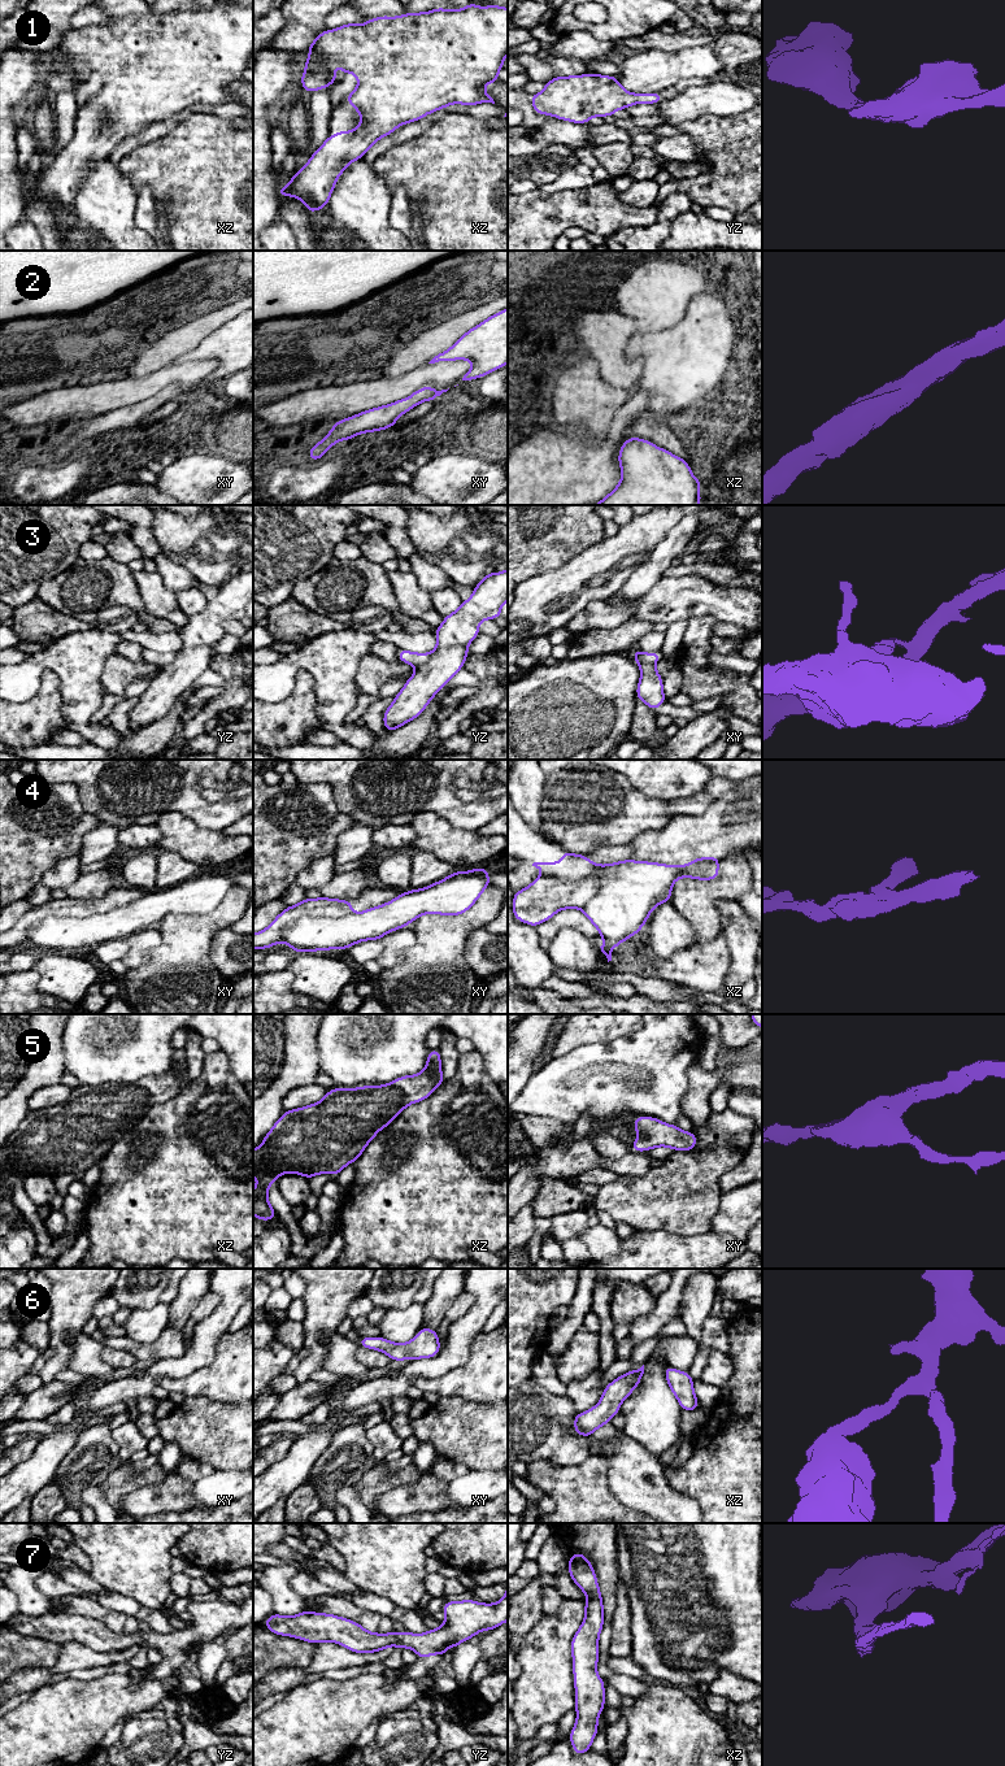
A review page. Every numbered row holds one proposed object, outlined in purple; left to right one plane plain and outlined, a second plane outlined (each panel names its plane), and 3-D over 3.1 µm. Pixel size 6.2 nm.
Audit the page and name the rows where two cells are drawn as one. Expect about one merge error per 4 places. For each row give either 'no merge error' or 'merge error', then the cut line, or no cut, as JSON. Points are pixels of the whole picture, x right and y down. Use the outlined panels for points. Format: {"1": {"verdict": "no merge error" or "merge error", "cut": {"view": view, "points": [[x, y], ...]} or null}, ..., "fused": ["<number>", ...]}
{"1": {"verdict": "no merge error", "cut": null}, "2": {"verdict": "no merge error", "cut": null}, "3": {"verdict": "merge error", "cut": {"view": "xy", "points": [[634, 656], [653, 664]]}}, "4": {"verdict": "merge error", "cut": {"view": "xz", "points": [[543, 875], [557, 881], [594, 878], [597, 882], [599, 890]]}}, "5": {"verdict": "no merge error", "cut": null}, "6": {"verdict": "no merge error", "cut": null}, "7": {"verdict": "no merge error", "cut": null}, "fused": ["3", "4"]}

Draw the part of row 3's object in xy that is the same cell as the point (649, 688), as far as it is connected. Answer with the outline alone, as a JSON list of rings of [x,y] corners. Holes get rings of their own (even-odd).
[[[635,660],[640,667],[640,680],[636,687],[636,697],[648,705],[653,712],[666,703],[665,693],[662,691],[664,679],[657,673],[654,664]]]

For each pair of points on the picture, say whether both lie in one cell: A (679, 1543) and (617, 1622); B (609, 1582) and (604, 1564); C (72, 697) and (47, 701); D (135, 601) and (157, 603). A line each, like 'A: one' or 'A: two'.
A: two
B: one
C: two
D: two

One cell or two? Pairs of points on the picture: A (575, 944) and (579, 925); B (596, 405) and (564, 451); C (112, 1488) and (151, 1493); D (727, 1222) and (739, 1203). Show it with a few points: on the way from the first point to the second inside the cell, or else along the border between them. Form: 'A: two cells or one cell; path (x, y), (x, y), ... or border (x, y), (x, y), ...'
A: two cells; border (551, 938), (562, 929), (571, 927), (592, 942)
B: two cells; border (555, 426), (592, 436), (608, 431)
C: two cells; border (161, 1480), (127, 1492), (121, 1499), (118, 1509)
D: one cell; path (732, 1217), (739, 1208)

